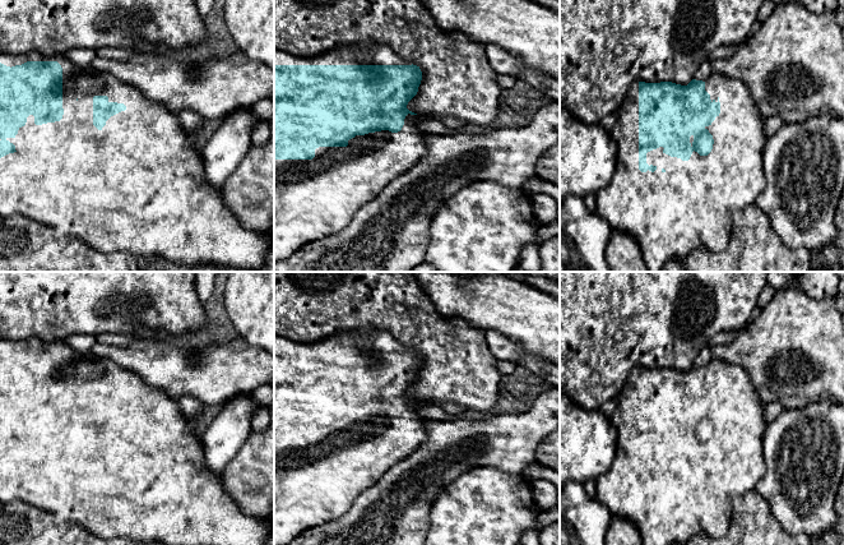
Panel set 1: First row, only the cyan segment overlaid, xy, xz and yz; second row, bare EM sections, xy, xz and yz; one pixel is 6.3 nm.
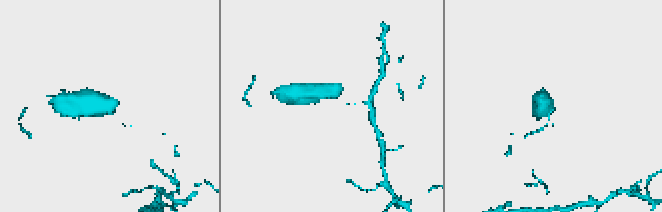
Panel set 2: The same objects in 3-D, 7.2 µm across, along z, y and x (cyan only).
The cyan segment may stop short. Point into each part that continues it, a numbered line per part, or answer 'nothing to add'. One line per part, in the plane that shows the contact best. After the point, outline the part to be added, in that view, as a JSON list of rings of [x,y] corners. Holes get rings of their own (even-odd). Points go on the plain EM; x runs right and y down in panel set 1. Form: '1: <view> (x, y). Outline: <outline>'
1: yz (692, 490). Outline: [[[711,359],[710,362],[705,366],[705,377],[710,380],[711,388],[713,387],[720,388],[720,399],[709,412],[705,412],[705,415],[709,416],[709,419],[713,421],[714,425],[711,438],[708,442],[700,442],[697,438],[694,437],[688,447],[682,447],[681,444],[666,440],[663,438],[664,434],[659,433],[646,439],[646,449],[649,452],[653,451],[657,453],[654,458],[649,456],[646,458],[641,458],[639,456],[639,369],[637,368],[630,371],[622,391],[618,393],[616,398],[617,406],[609,420],[613,424],[617,433],[617,454],[615,456],[612,466],[608,468],[608,471],[597,479],[595,498],[599,503],[604,504],[609,509],[612,516],[623,517],[635,523],[641,534],[644,545],[686,545],[692,536],[701,532],[706,534],[711,539],[724,537],[731,526],[734,498],[739,494],[756,490],[757,484],[766,472],[762,435],[768,421],[765,420],[764,416],[764,402],[759,398],[755,387],[752,385],[750,375],[742,366],[737,364]]]

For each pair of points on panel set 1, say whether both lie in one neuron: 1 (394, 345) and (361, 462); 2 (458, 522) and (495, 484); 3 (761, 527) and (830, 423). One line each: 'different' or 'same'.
1: same
2: same
3: different

